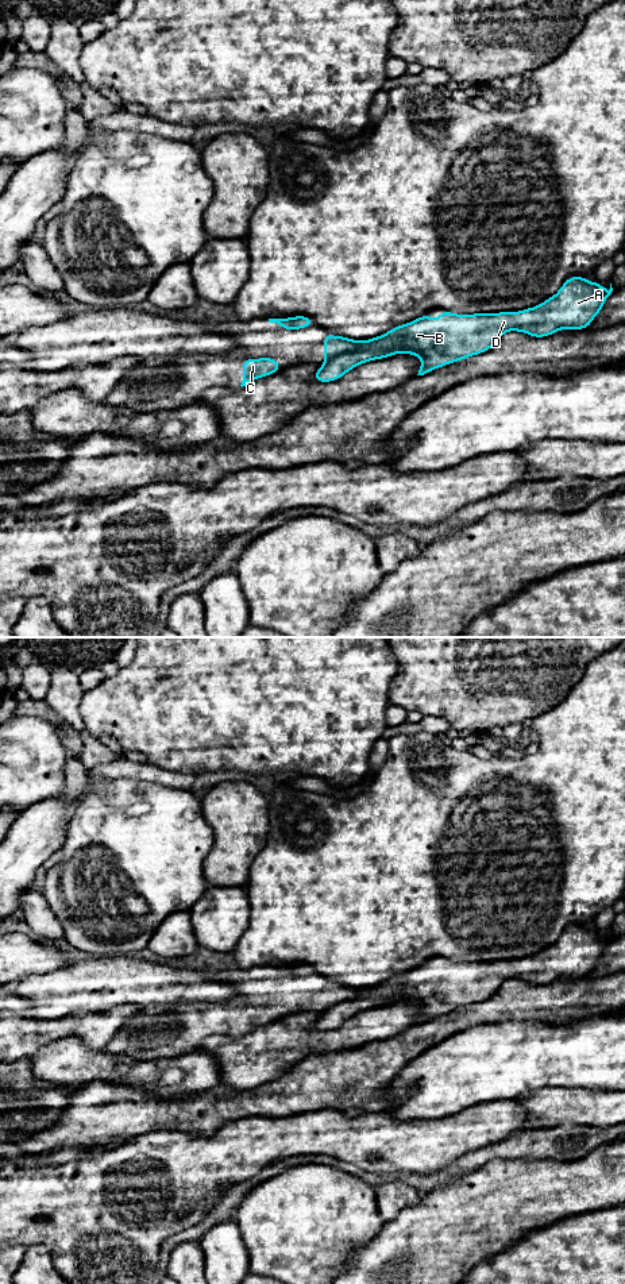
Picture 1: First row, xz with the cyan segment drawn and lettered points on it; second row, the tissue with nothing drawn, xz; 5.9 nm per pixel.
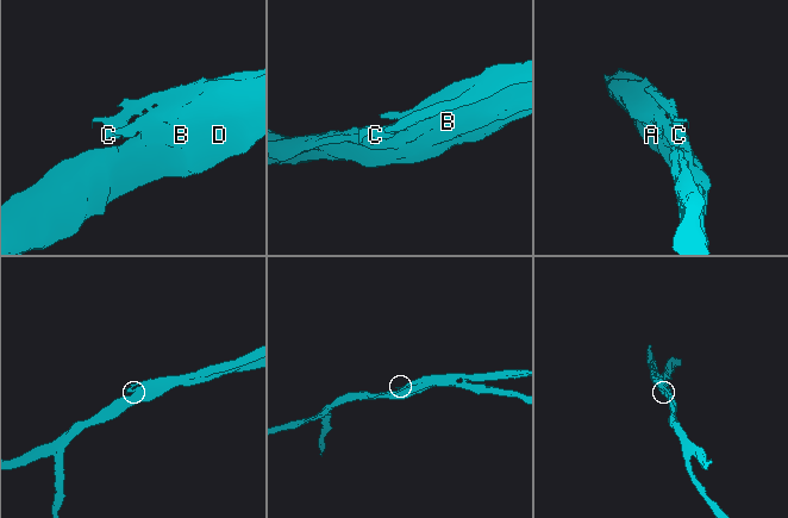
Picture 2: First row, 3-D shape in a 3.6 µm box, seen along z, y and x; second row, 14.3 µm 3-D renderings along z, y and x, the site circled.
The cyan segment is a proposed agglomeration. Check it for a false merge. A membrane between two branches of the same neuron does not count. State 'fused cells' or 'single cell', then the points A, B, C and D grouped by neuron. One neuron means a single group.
fused cells; A B D / C

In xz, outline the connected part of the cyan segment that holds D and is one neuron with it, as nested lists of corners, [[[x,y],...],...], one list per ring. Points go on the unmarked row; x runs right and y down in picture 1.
[[[574,924],[555,944],[520,960],[458,963],[443,959],[437,967],[424,963],[327,1009],[313,1027],[336,1029],[362,1011],[394,1002],[420,1005],[423,1010],[417,1023],[424,1023],[490,998],[508,979],[544,986],[560,978],[583,978],[602,959],[612,940],[612,932],[606,938],[597,929]]]

